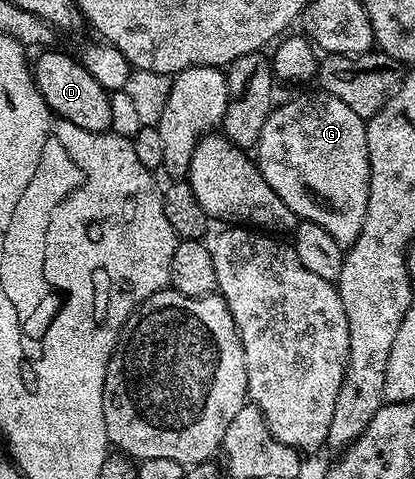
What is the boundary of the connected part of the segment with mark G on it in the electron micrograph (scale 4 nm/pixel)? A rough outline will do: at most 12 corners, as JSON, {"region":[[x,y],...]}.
{"region":[[331,93],[275,104],[268,186],[343,247],[370,190],[366,121]]}

